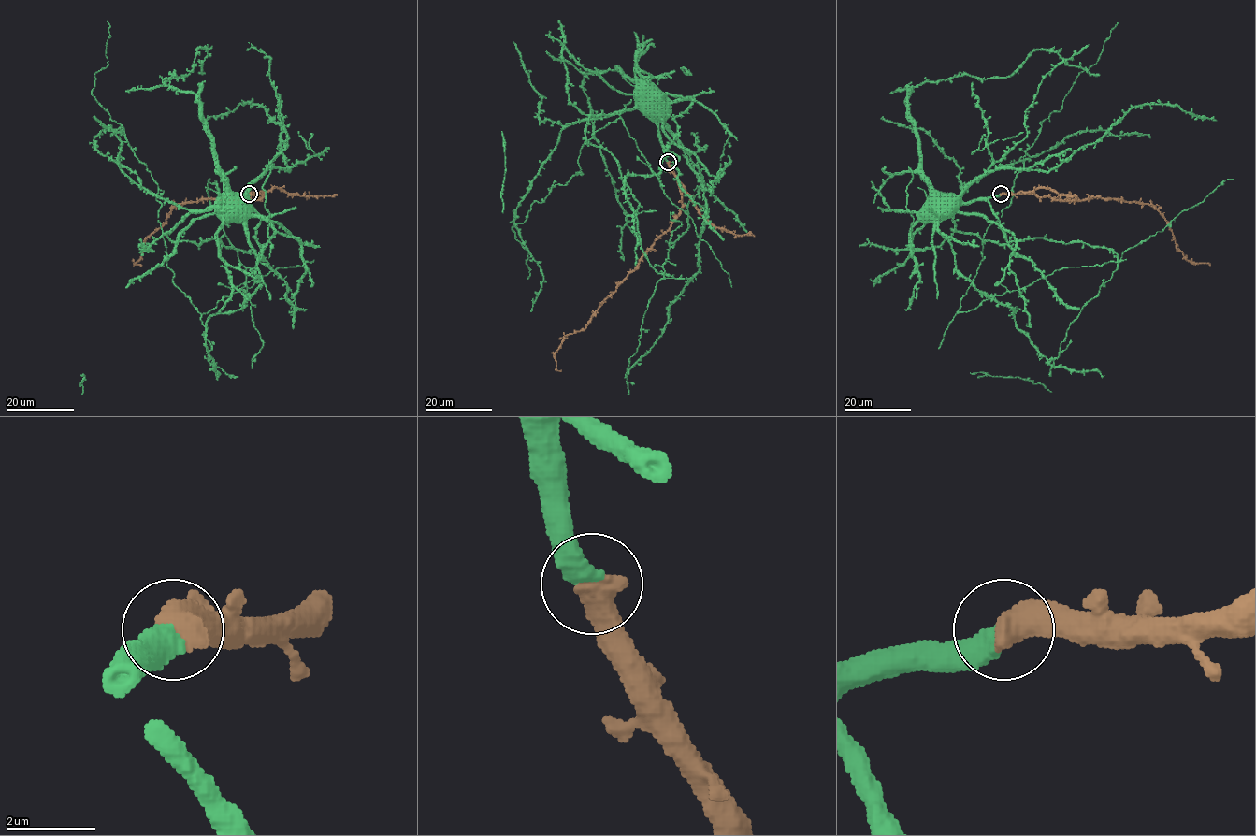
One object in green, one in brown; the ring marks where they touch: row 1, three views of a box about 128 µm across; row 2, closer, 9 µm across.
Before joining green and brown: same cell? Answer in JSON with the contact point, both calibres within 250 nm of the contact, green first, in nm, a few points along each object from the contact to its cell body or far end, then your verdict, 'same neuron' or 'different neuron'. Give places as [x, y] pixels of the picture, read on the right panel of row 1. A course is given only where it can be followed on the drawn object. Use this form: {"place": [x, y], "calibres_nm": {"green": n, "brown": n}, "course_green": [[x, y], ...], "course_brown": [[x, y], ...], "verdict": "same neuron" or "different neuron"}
{"place": [1001, 194], "calibres_nm": {"green": 500, "brown": 700}, "course_green": [[1000, 194], [970, 202], [964, 202], [955, 194], [935, 194], [922, 208]], "course_brown": [[1001, 194], [1072, 200], [1118, 198], [1150, 204], [1169, 223], [1176, 246], [1184, 255], [1209, 266]], "verdict": "same neuron"}

